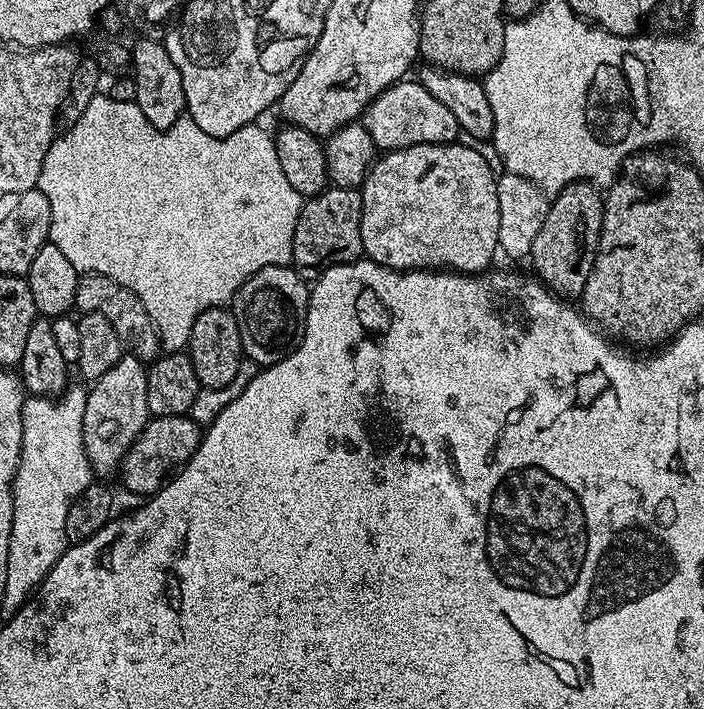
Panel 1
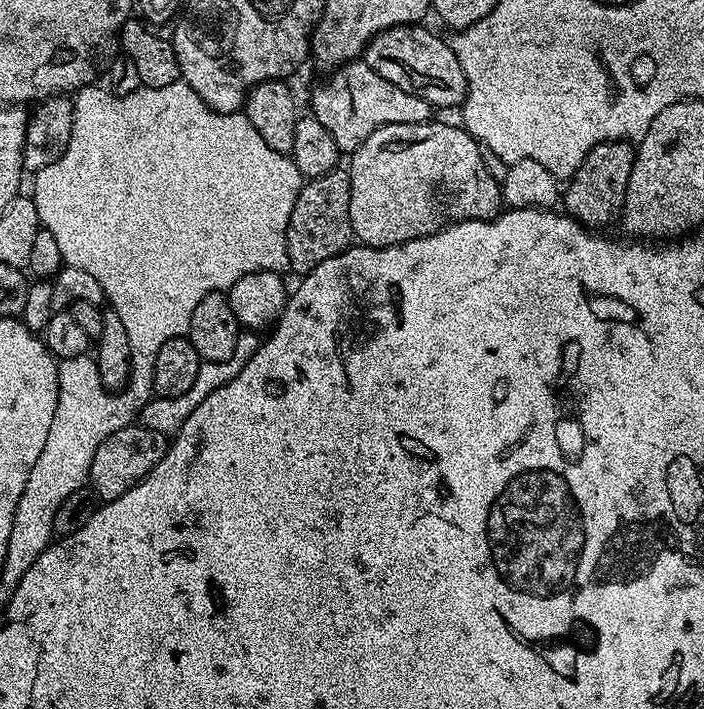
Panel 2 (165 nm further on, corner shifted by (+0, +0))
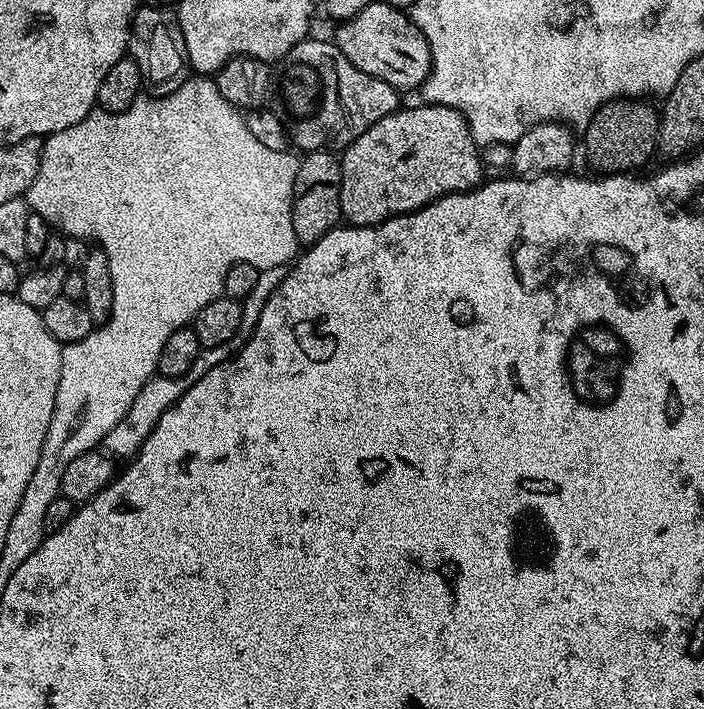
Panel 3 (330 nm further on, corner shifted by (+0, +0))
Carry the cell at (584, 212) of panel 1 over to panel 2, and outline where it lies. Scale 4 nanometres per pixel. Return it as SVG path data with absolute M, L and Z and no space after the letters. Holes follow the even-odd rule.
M607 140L594 146L594 150L582 158L582 166L578 166L576 173L563 185L563 211L585 228L593 230L607 229L604 227L615 220L617 223L624 210L626 186L630 182L630 170L635 157L636 149L627 140Z

